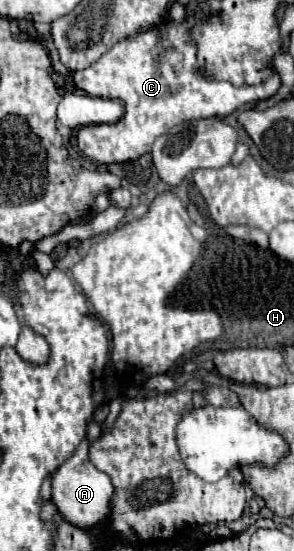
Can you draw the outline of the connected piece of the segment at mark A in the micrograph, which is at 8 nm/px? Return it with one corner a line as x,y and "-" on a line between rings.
89,438
81,442
81,446
75,450
75,454
63,466
57,468
57,472
53,474
53,494
51,494
51,500
55,502
61,516
69,524
73,524
81,530
91,530
93,526
109,520
111,498
115,492
111,478
105,472
99,472
91,464
87,450
89,450

